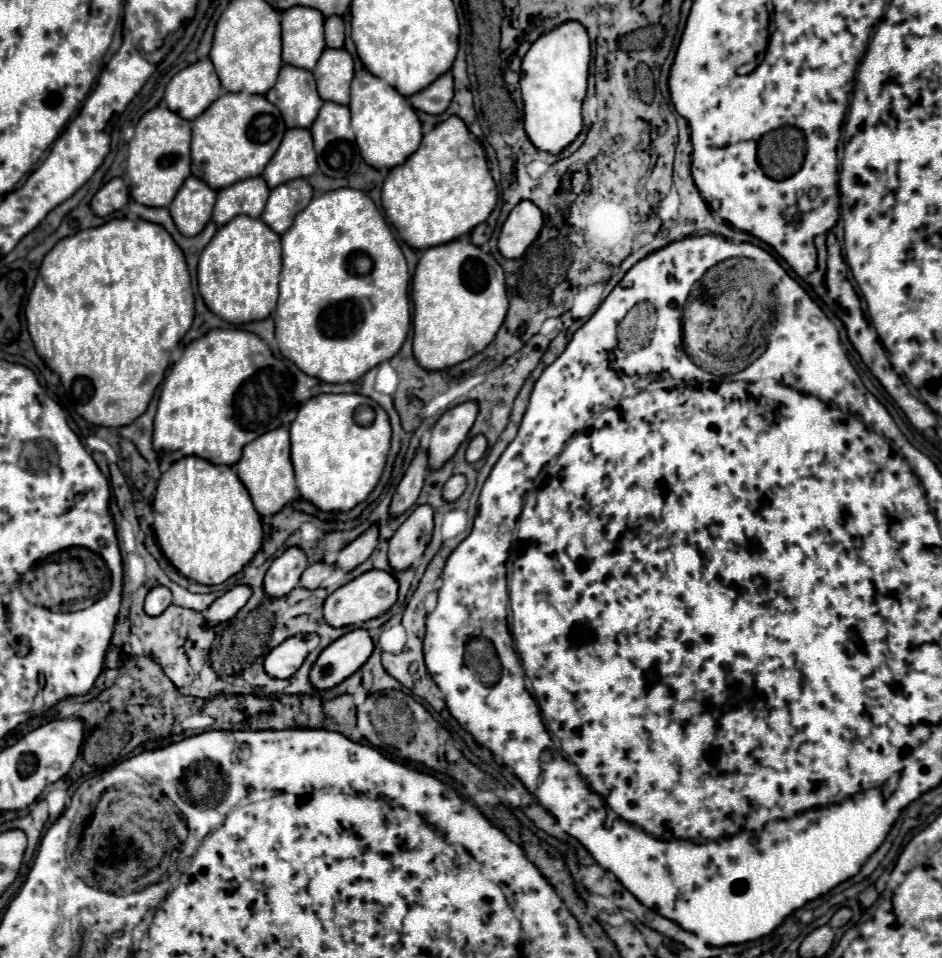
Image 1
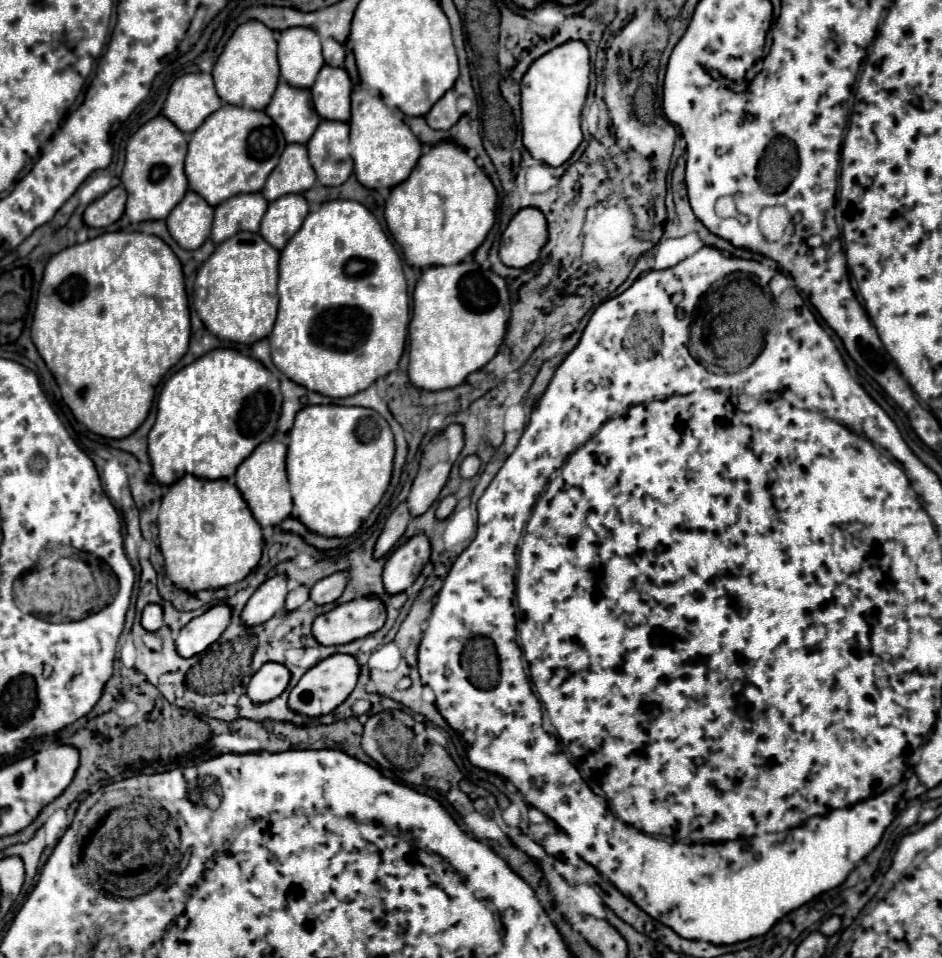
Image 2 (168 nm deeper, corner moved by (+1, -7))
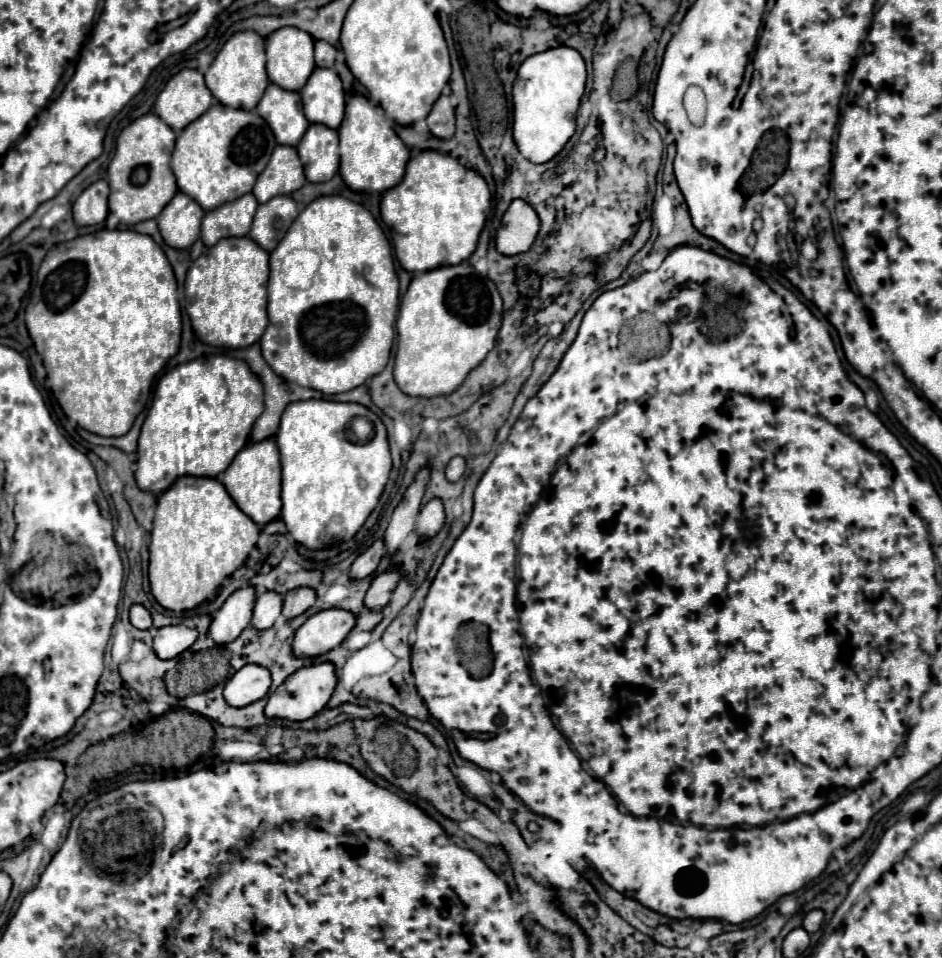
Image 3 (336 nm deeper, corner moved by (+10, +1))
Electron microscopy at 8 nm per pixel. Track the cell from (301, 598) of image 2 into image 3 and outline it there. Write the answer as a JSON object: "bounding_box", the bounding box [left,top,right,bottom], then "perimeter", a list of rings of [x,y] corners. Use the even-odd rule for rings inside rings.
{"bounding_box":[252,592,284,630],"perimeter":[[[264,592],[264,594],[260,594],[256,604],[254,604],[252,626],[258,628],[258,630],[272,628],[272,624],[276,622],[276,618],[282,612],[282,604],[284,604],[284,596],[278,594],[278,592]]]}

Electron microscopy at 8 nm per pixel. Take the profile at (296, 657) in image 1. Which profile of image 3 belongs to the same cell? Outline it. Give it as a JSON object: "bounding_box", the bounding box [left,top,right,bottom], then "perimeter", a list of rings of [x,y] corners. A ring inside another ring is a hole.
{"bounding_box":[224,664,272,708],"perimeter":[[[246,664],[234,676],[228,678],[224,698],[230,706],[242,708],[268,694],[272,686],[272,674],[260,664]]]}

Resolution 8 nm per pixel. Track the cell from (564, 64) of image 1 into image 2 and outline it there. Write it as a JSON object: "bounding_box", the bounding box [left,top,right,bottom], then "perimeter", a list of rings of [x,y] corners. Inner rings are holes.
{"bounding_box":[520,40,589,166],"perimeter":[[[571,40],[543,54],[523,76],[520,82],[523,144],[535,160],[547,166],[561,166],[581,144],[581,110],[589,90],[589,72],[587,46]]]}

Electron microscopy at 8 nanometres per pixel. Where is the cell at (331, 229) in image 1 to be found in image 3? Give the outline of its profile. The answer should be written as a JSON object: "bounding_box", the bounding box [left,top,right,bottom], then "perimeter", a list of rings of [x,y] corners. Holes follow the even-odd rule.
{"bounding_box":[260,196,398,394],"perimeter":[[[320,196],[316,200],[312,200],[302,212],[300,216],[292,222],[292,226],[288,228],[286,236],[280,240],[280,244],[270,252],[270,282],[268,282],[268,326],[260,338],[260,346],[262,346],[262,356],[264,360],[270,364],[270,368],[282,376],[284,380],[296,382],[300,386],[308,386],[314,388],[322,394],[338,394],[338,392],[346,392],[352,390],[360,384],[366,384],[372,376],[376,376],[378,372],[384,370],[388,358],[390,358],[390,350],[394,344],[394,322],[398,316],[398,276],[394,270],[394,260],[392,260],[392,248],[390,242],[384,234],[384,230],[380,228],[380,224],[374,220],[374,216],[362,206],[356,204],[344,196]]]}

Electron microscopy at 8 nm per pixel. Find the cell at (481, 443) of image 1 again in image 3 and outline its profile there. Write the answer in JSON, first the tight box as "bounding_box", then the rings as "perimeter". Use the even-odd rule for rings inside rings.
{"bounding_box":[446,456,466,482],"perimeter":[[[454,456],[454,458],[448,462],[448,466],[446,466],[446,478],[448,478],[450,482],[456,482],[456,480],[462,478],[464,470],[466,470],[466,460],[464,460],[462,456]]]}

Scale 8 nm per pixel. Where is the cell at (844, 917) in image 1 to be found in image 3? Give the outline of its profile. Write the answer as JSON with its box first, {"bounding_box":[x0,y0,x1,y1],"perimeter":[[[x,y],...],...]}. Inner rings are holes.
{"bounding_box":[804,910,824,932],"perimeter":[[[812,910],[812,912],[808,912],[806,914],[806,918],[804,918],[804,930],[806,932],[816,932],[820,926],[822,926],[822,920],[824,920],[824,912],[822,910]]]}

